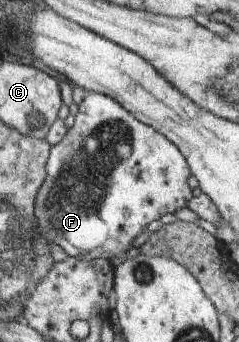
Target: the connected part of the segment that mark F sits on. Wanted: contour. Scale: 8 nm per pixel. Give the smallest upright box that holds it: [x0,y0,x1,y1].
[35,91,195,259]

